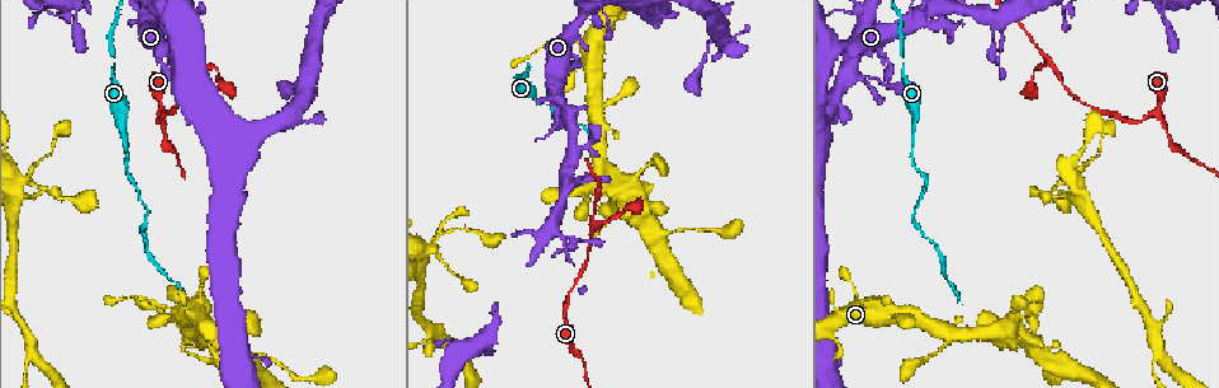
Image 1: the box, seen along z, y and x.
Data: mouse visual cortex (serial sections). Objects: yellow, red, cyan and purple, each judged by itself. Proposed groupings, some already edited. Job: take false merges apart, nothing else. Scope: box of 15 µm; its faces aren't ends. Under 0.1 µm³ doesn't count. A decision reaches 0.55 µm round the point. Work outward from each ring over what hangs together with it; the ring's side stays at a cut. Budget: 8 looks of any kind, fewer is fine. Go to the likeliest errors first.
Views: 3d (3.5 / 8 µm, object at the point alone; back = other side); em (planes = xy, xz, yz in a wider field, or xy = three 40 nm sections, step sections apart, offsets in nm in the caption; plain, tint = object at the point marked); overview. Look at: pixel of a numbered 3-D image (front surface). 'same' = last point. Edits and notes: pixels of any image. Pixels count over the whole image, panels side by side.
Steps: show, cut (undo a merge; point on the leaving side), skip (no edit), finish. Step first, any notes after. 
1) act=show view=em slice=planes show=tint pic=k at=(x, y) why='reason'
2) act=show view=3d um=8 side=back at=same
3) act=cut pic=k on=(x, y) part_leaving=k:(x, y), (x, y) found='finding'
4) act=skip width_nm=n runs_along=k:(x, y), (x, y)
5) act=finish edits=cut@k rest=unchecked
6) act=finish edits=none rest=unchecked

act=show view=3d um=3.5 pic=1 at=(1064, 5)

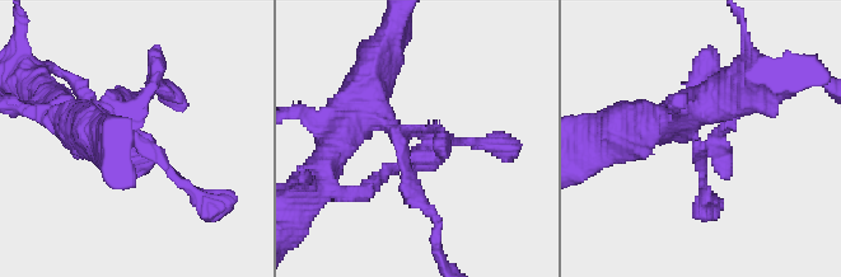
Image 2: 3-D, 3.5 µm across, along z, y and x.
act=skip found='continuous, no second cell'

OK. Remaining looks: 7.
act=show view=3d um=3.5 pic=1 at=(1159, 114) why='three arms meet'

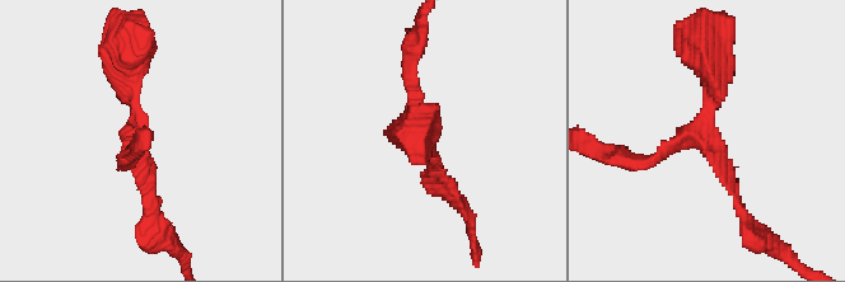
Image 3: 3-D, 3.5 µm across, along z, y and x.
act=show view=em slice=planes show=tint pic=3 at=(134, 131) arms=3 arm_widths_nm=150,150,350 why='now the EM'

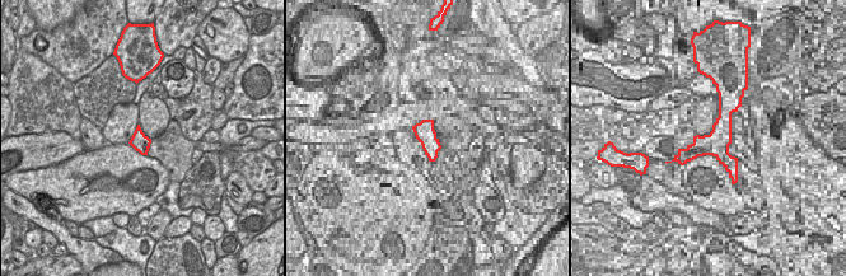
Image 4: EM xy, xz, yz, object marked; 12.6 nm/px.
act=show view=em slice=xy step=2 show=tint at=same

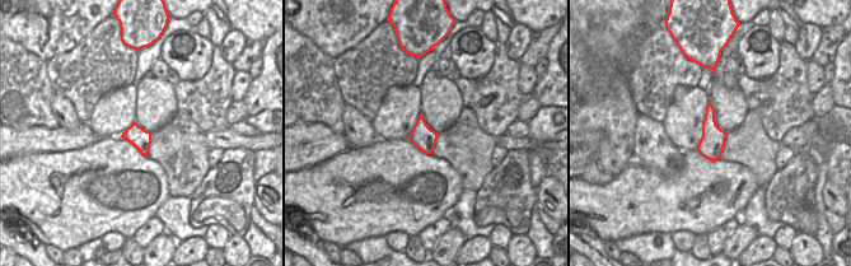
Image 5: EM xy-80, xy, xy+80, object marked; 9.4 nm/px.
act=skip width_nm=240 runs_along=3:(127, 47), (135, 136), (124, 160) found='one cell here'

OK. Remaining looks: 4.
act=show view=3d um=3.5 pic=1 at=(590, 233) why='three-way junction'

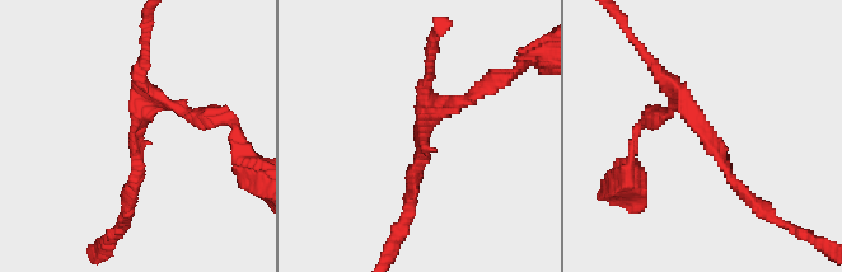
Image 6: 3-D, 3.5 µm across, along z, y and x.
act=show view=em slice=xy step=5 show=tint pic=6 at=(696, 117) arms=3 arm_widths_nm=150,150,200

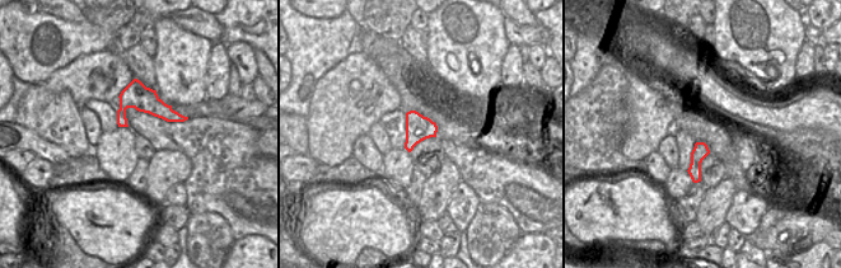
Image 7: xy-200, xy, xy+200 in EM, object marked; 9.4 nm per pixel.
act=skip runs_along=6:(417, 165), (421, 126), (495, 80) found='continuous, no second cell'

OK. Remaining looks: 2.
act=finish edits=none rest=unchecked

